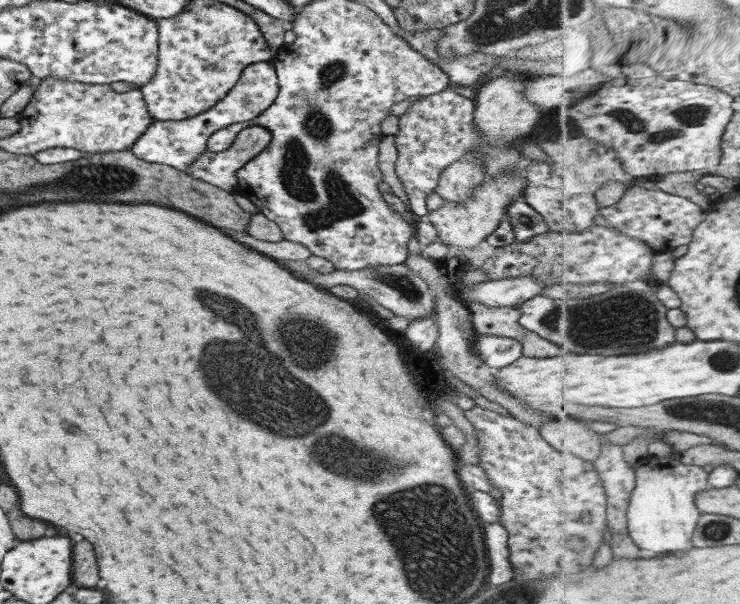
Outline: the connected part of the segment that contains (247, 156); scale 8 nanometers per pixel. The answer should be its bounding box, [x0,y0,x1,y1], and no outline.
[188,126,271,193]

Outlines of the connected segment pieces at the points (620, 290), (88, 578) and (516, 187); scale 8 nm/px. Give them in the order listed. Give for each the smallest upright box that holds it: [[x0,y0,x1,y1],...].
[[519,284,678,356],[72,540,100,588],[428,173,526,249]]

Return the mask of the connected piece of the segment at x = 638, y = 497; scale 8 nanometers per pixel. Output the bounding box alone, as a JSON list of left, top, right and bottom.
[629,456,712,554]

